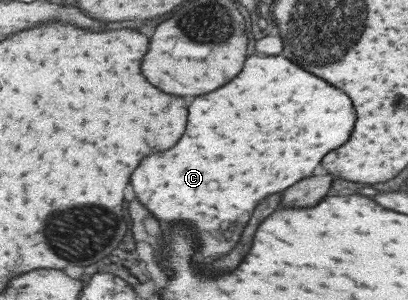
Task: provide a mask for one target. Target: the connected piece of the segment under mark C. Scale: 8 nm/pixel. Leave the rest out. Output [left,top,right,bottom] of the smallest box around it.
[132,56,354,262]

